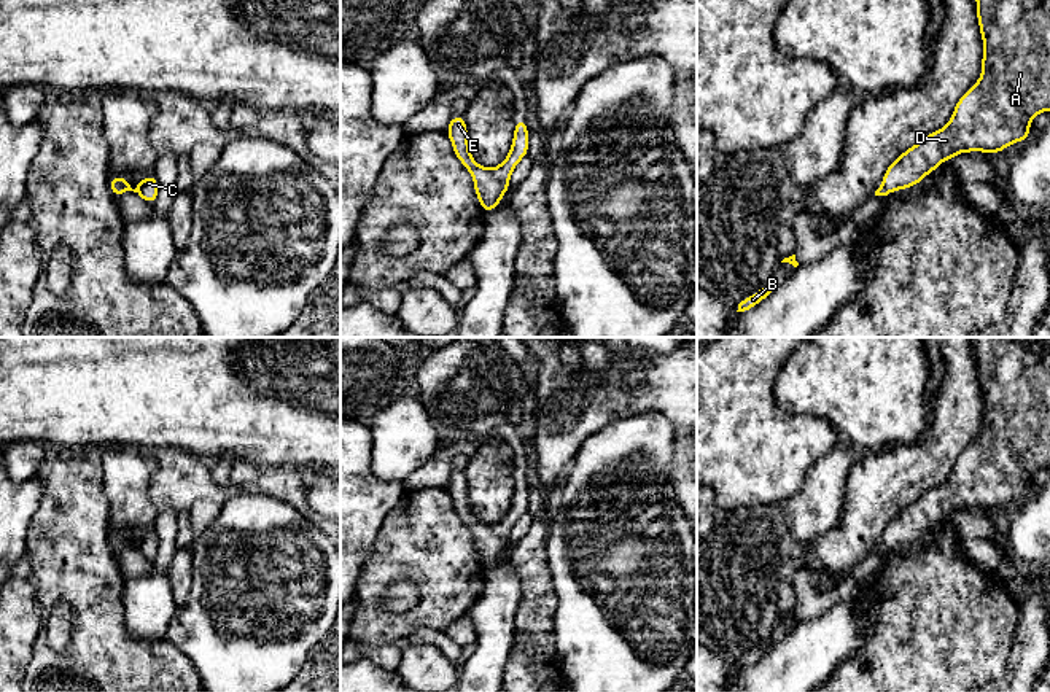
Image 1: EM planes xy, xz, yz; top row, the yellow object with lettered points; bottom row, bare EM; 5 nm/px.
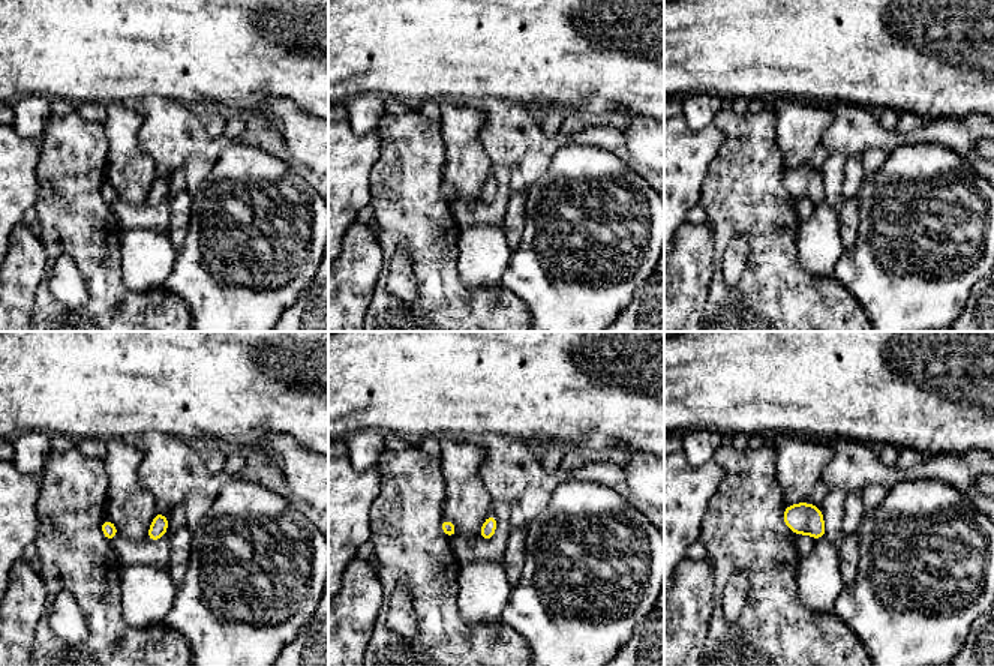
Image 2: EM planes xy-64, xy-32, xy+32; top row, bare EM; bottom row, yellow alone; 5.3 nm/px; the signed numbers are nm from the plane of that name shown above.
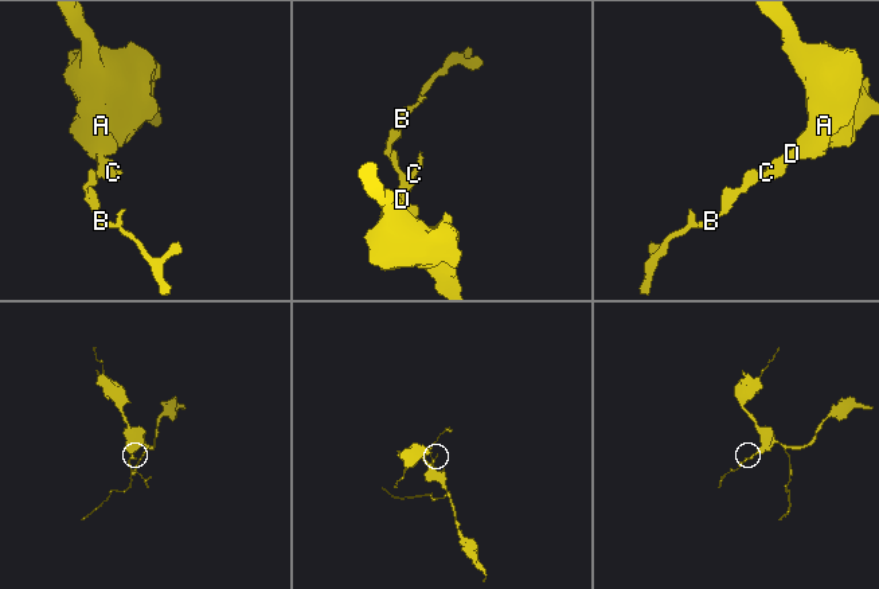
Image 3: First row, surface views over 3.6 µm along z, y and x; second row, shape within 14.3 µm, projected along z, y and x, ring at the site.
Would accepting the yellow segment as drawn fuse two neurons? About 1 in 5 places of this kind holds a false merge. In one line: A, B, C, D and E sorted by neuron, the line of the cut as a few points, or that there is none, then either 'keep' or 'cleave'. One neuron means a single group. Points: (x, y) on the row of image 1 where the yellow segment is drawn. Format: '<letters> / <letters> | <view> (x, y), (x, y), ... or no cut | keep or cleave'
A B C D E | no cut | keep

